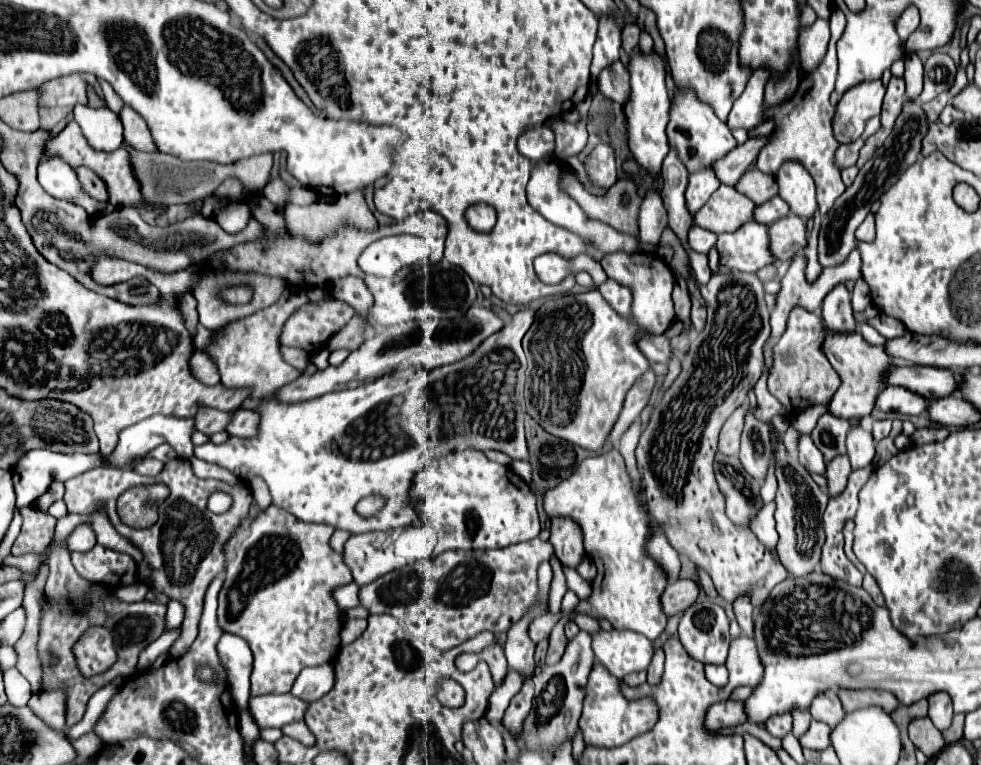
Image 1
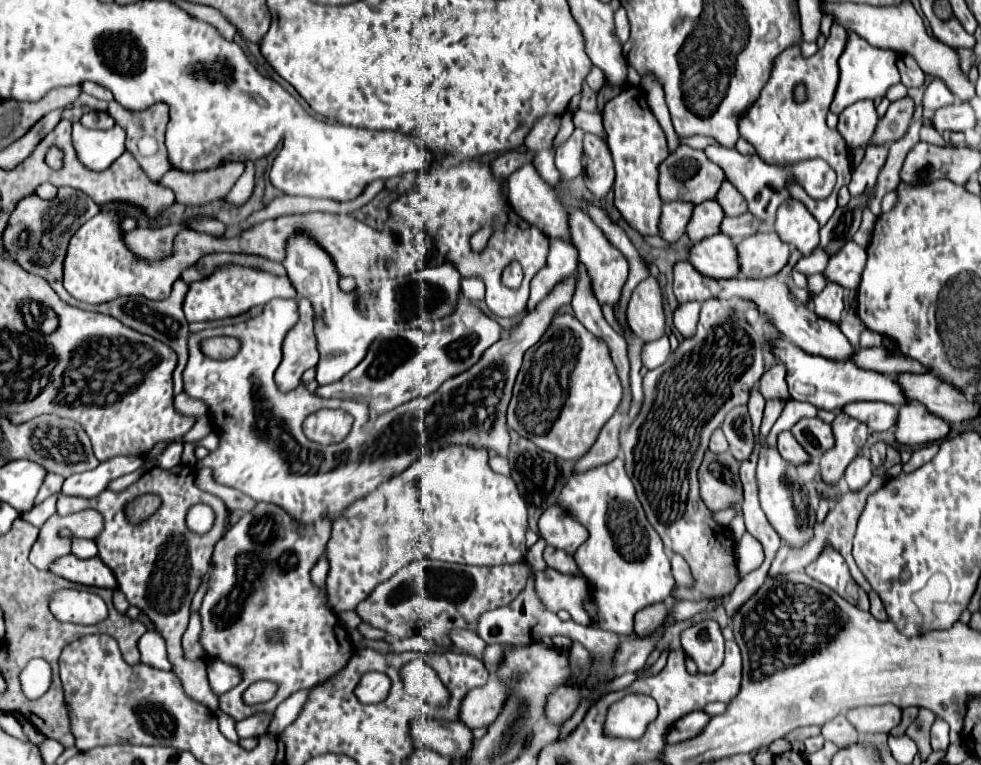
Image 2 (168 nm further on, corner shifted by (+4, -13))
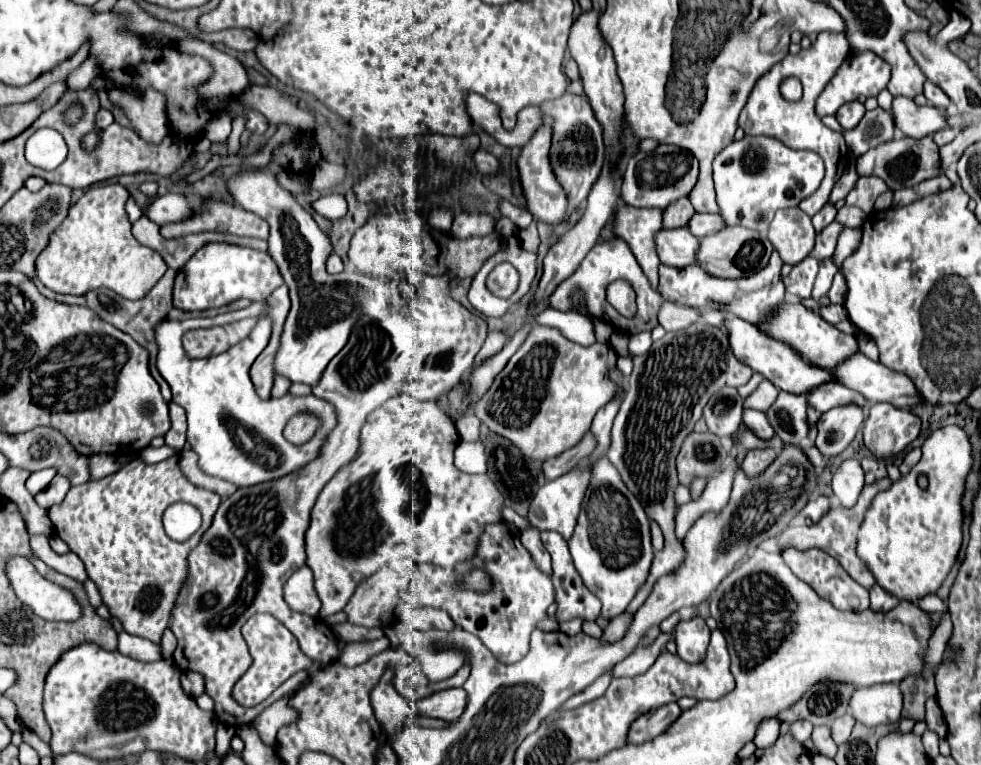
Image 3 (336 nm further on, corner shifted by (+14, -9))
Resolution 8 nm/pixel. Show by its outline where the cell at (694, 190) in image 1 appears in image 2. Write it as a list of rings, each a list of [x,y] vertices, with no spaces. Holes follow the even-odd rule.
[[[670,201],[662,205],[662,221],[660,221],[660,237],[668,243],[676,243],[690,223],[690,215],[694,211],[694,203],[690,201]]]

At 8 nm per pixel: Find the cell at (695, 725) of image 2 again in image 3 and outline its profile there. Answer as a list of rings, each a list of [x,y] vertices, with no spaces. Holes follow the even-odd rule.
[[[668,703],[668,705],[662,705],[654,711],[640,715],[632,723],[626,743],[628,745],[640,745],[640,743],[646,743],[646,741],[658,737],[660,733],[664,733],[668,729],[668,725],[672,725],[678,719],[680,713],[682,713],[682,709],[676,703]]]

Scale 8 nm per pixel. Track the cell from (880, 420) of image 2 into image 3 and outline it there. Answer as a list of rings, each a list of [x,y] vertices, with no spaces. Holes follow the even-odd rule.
[[[824,383],[820,387],[816,387],[816,391],[808,391],[808,405],[814,407],[818,413],[824,413],[836,405],[844,405],[844,403],[856,403],[860,407],[866,405],[866,399],[856,393],[850,391],[846,387],[840,387],[838,383]]]

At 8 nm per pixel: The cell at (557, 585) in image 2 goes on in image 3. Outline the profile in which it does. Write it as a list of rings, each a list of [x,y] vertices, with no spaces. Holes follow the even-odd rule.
[[[528,525],[524,531],[522,531],[522,543],[524,543],[524,547],[532,553],[532,557],[536,559],[536,563],[538,563],[538,567],[544,571],[544,573],[548,573],[548,575],[552,575],[552,567],[550,567],[550,555],[548,555],[548,551],[544,549],[544,545],[542,545],[542,541],[540,541],[540,531],[536,529],[536,527],[532,527],[532,525]]]

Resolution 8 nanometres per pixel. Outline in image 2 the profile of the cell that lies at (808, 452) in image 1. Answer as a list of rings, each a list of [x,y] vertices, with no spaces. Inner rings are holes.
[[[784,431],[778,437],[778,451],[786,461],[790,461],[796,467],[810,463],[810,455],[806,455],[806,451],[802,451],[802,445],[794,439],[794,435],[790,431]]]

